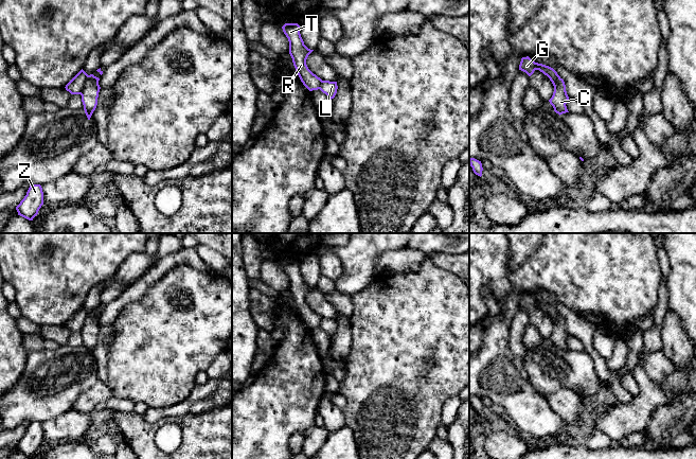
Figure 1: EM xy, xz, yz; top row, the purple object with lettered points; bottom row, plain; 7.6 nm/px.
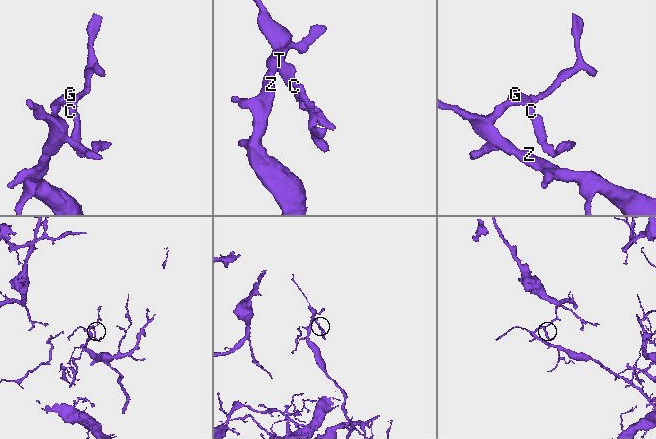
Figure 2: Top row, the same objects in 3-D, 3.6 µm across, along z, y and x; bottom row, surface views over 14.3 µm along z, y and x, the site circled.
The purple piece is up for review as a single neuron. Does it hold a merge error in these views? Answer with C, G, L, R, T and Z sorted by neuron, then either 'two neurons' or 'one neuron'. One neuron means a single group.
C L / G R T Z; two neurons

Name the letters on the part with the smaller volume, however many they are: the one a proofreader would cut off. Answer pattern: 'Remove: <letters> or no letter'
Remove: C, L

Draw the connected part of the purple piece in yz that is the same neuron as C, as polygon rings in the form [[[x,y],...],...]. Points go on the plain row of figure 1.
[[[559,316],[554,323],[554,330],[552,335],[549,337],[550,341],[553,343],[554,349],[559,353],[569,350],[567,347],[567,338],[569,334],[566,329],[566,322],[563,316]]]

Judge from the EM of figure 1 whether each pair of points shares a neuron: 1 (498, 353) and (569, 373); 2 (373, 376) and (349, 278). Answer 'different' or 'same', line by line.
1: different
2: different

